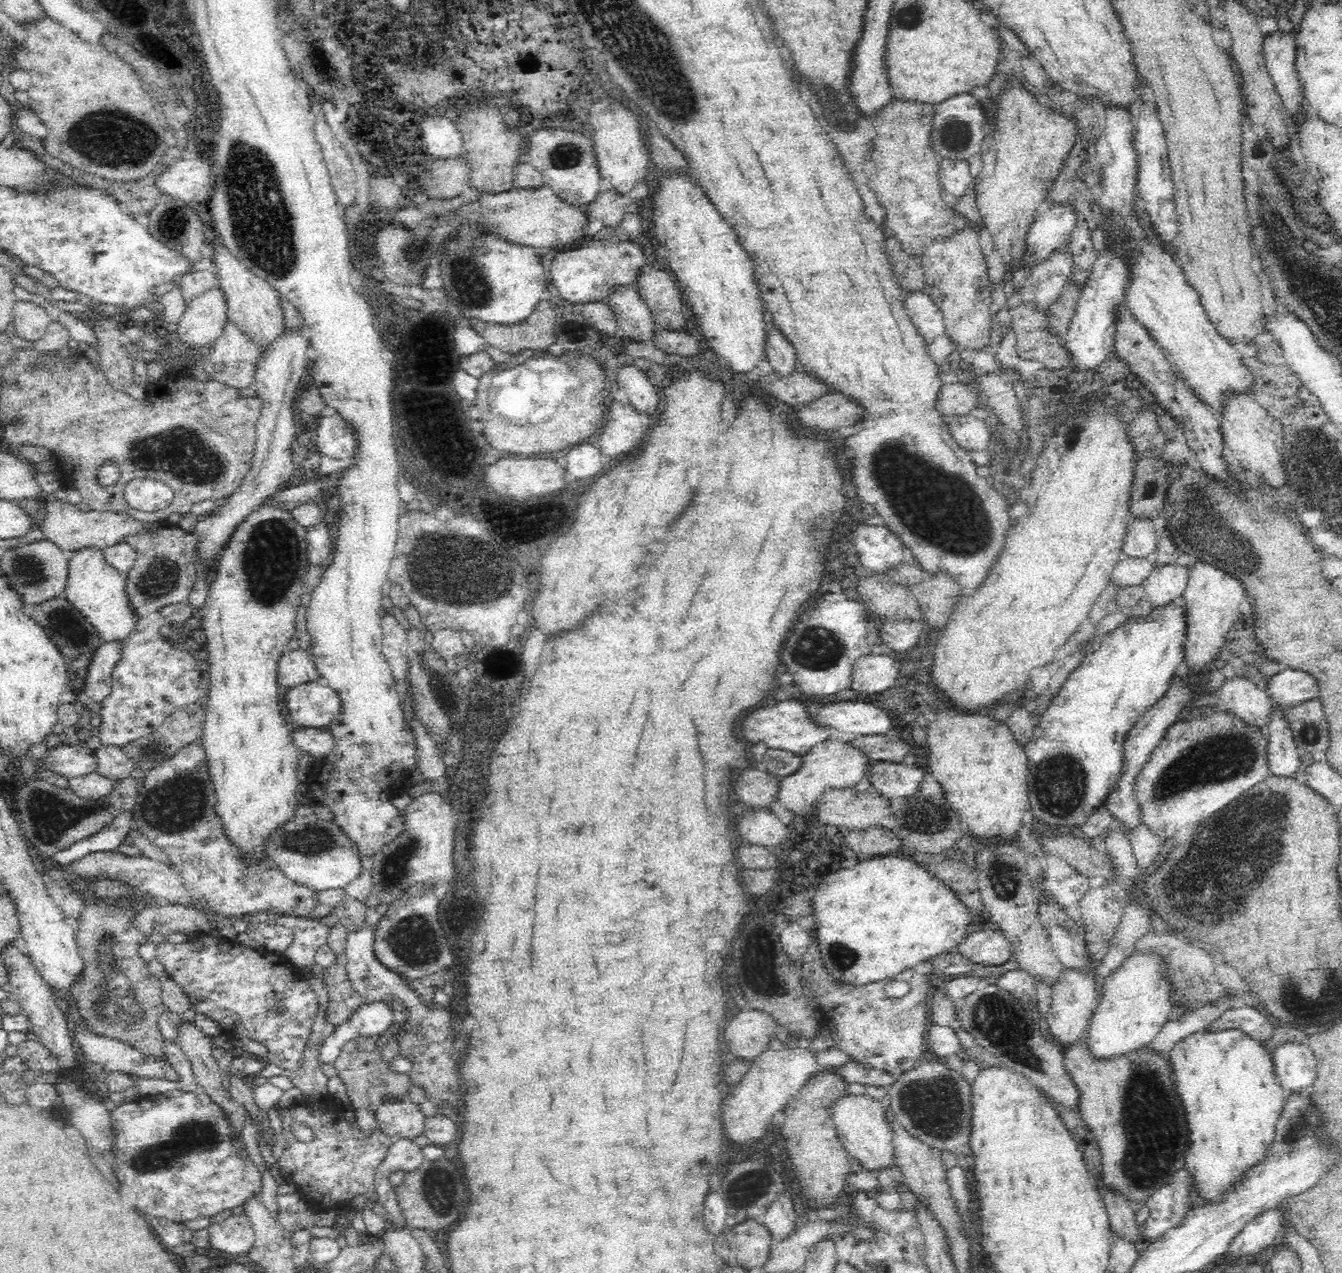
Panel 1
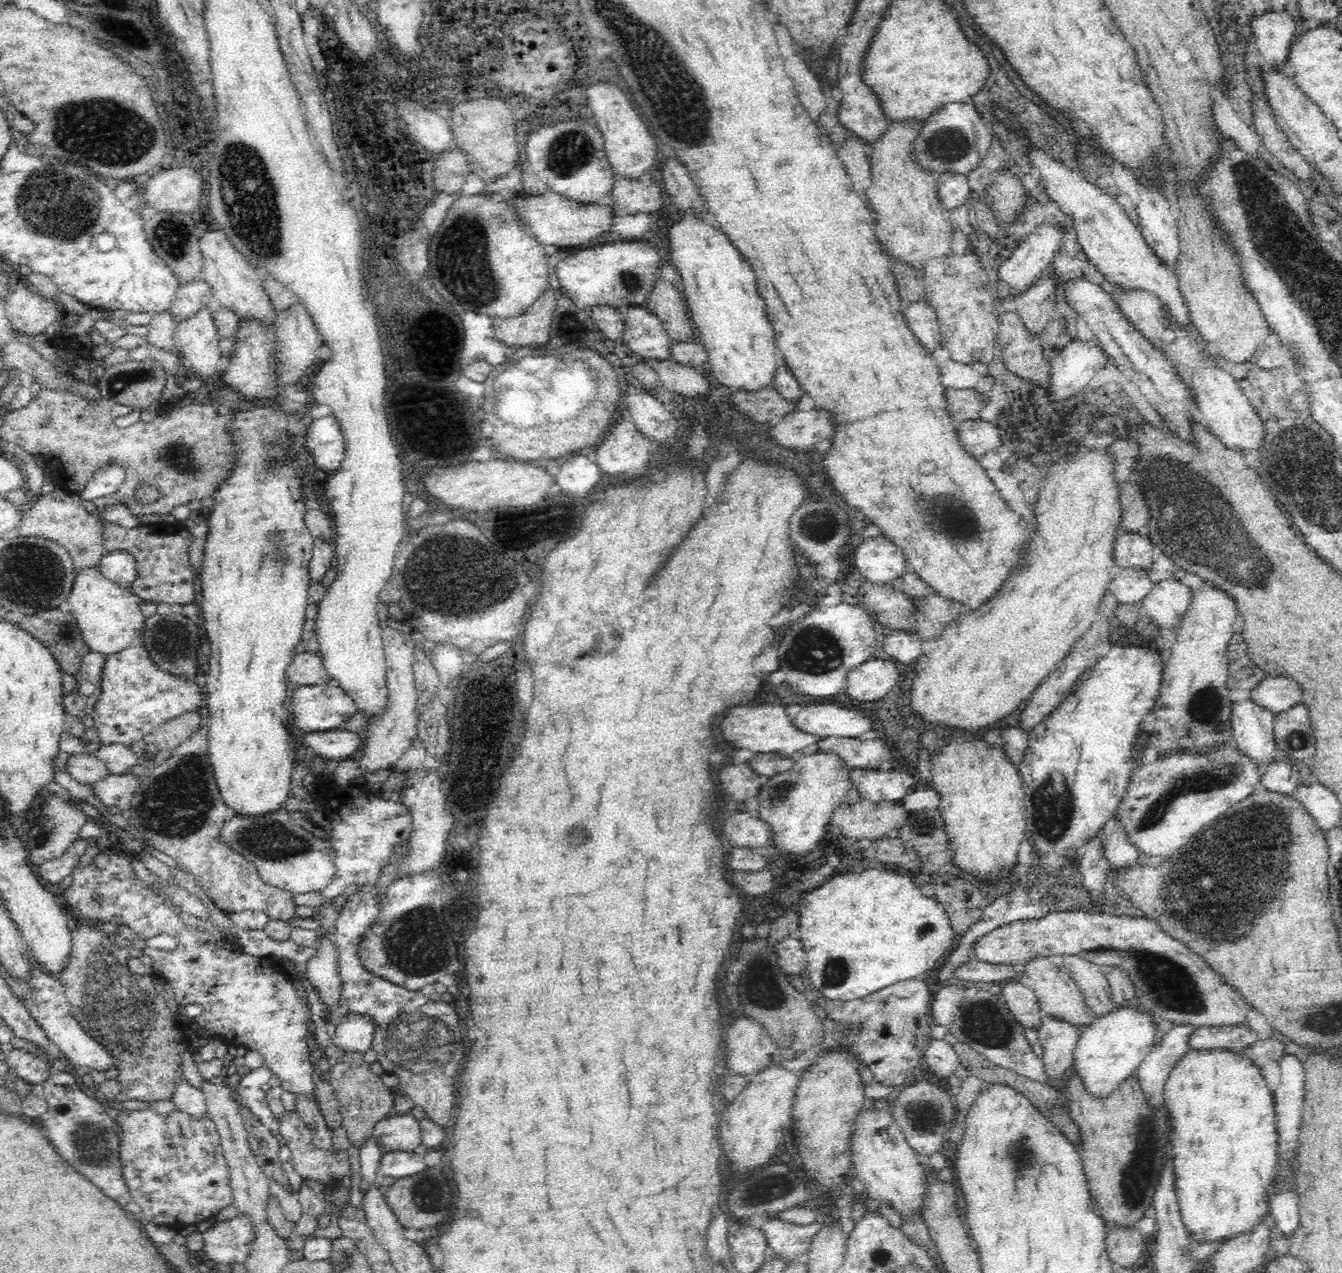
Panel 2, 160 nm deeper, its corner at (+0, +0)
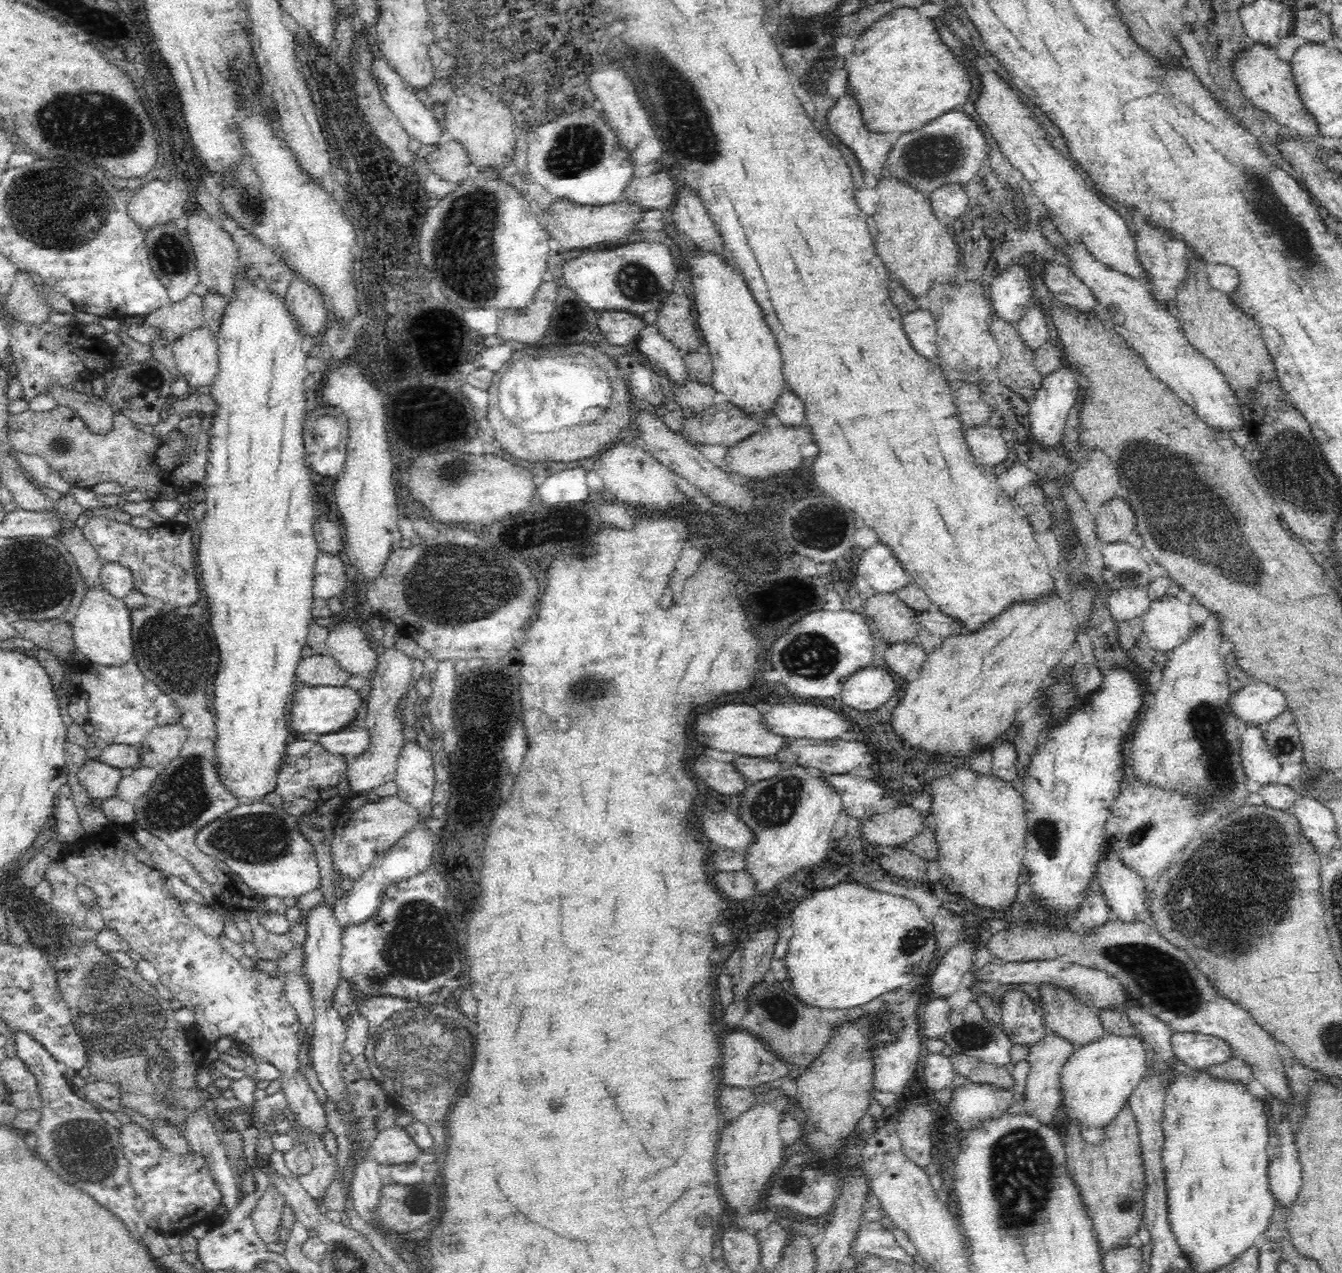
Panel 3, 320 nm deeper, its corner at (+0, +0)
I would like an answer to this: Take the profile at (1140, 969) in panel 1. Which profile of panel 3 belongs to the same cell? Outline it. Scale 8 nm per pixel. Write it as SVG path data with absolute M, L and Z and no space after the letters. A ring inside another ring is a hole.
M1108 1034L1079 1046L1068 1058L1063 1069L1063 1088L1060 1108L1068 1119L1078 1119L1082 1137L1091 1144L1100 1144L1101 1128L1108 1124L1128 1101L1129 1096L1146 1072L1146 1055L1150 1048L1141 1036Z

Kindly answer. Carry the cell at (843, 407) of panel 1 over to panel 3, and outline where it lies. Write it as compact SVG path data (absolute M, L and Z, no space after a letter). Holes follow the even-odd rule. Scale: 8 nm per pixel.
M800 423L799 425L764 425L758 428L758 432L754 432L742 442L736 443L728 447L728 454L726 454L726 471L736 472L750 478L752 483L754 480L767 480L769 476L776 476L782 472L788 472L798 466L805 464L802 458L802 446L804 444L812 444L814 437L810 425Z

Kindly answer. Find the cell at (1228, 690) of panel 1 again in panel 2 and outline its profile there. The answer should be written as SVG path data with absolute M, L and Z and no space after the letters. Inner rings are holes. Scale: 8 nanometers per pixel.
M1252 697L1231 704L1228 722L1233 728L1234 744L1256 759L1262 769L1273 761L1278 749L1274 734L1276 715Z

